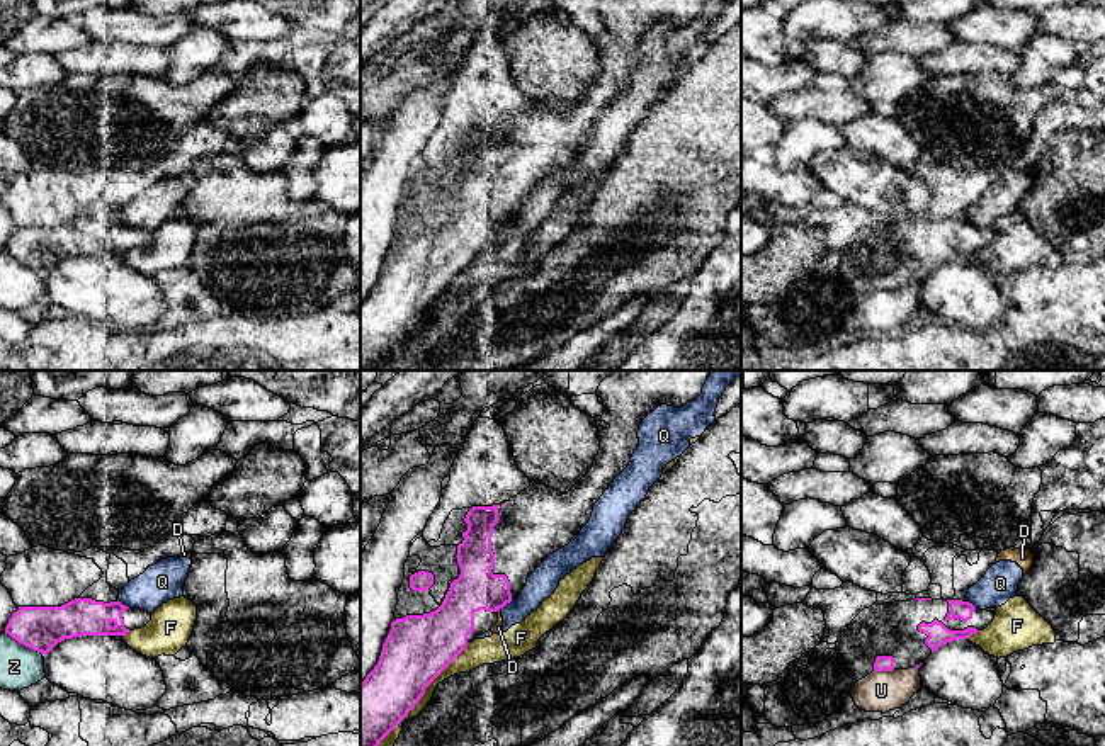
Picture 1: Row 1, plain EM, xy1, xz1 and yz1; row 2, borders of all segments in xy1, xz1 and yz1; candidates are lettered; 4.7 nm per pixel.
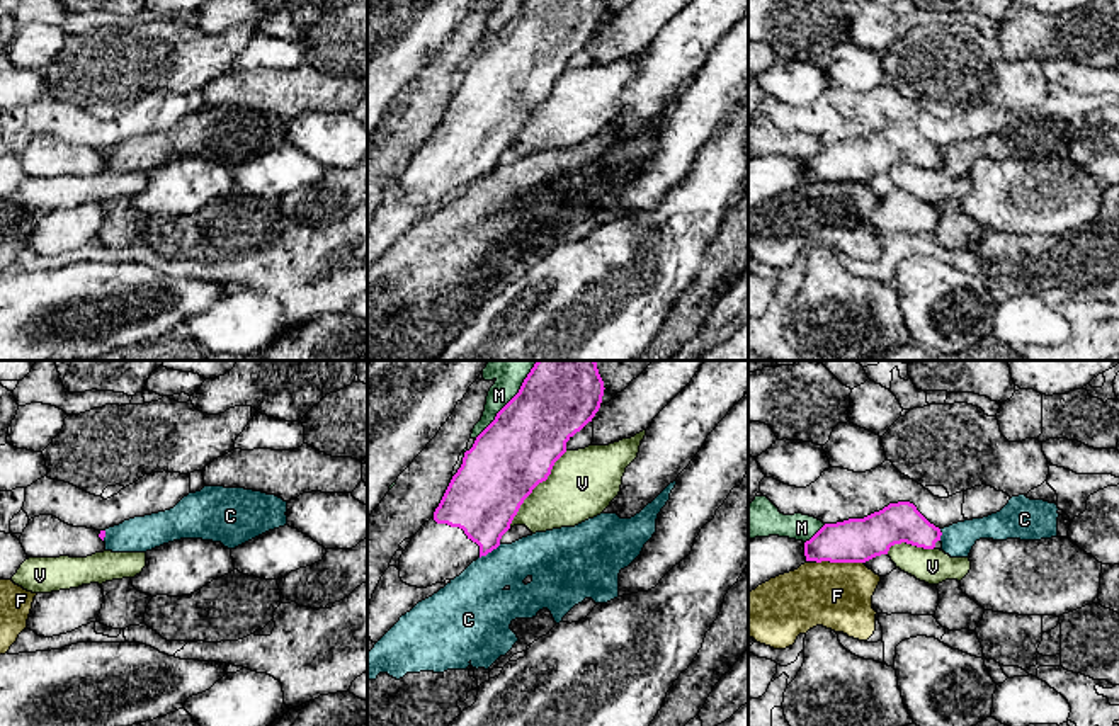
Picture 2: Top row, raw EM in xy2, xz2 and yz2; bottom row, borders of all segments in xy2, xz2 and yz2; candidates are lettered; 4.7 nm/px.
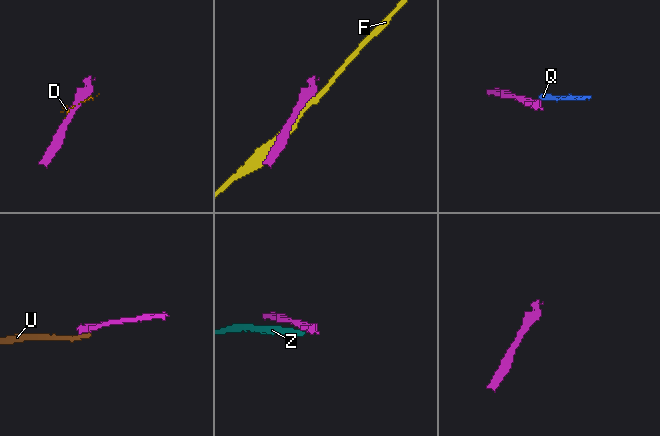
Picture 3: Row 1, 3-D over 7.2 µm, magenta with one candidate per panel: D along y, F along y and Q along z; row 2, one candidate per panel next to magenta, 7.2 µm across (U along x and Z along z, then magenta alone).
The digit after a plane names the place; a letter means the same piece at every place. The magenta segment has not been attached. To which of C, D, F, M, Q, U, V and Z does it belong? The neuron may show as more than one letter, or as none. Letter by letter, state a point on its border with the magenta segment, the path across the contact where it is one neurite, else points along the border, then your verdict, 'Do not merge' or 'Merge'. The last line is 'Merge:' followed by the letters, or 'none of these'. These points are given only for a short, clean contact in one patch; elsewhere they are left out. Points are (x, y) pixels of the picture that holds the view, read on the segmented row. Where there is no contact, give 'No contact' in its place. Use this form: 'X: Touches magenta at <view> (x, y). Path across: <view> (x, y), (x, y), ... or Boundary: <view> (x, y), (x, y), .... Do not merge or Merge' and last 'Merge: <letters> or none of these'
C: Touches magenta at xz2 (490, 551). Boundary: xz2 (500, 544), (480, 558). Do not merge
D: Touches magenta at xz1 (498, 609). Do not merge
F: Touches magenta at xz1 (424, 692). Do not merge
M: Touches magenta at xz2 (509, 402). Do not merge
Q: Touches magenta at xy1 (124, 605). Do not merge
U: Touches magenta at yz1 (883, 670). Do not merge
V: Touches magenta at xz2 (534, 487). Do not merge
Z: Touches magenta at xy1 (22, 644). Boundary: xy1 (4, 632), (41, 655). Do not merge
Merge: none of these

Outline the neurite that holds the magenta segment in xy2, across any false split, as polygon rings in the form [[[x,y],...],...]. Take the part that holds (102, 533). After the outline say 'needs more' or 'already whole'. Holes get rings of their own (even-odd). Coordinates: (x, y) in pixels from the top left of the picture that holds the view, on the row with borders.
[[[53,515],[29,520],[20,536],[27,558],[87,558],[105,551],[105,530],[73,527]]]; needs more

